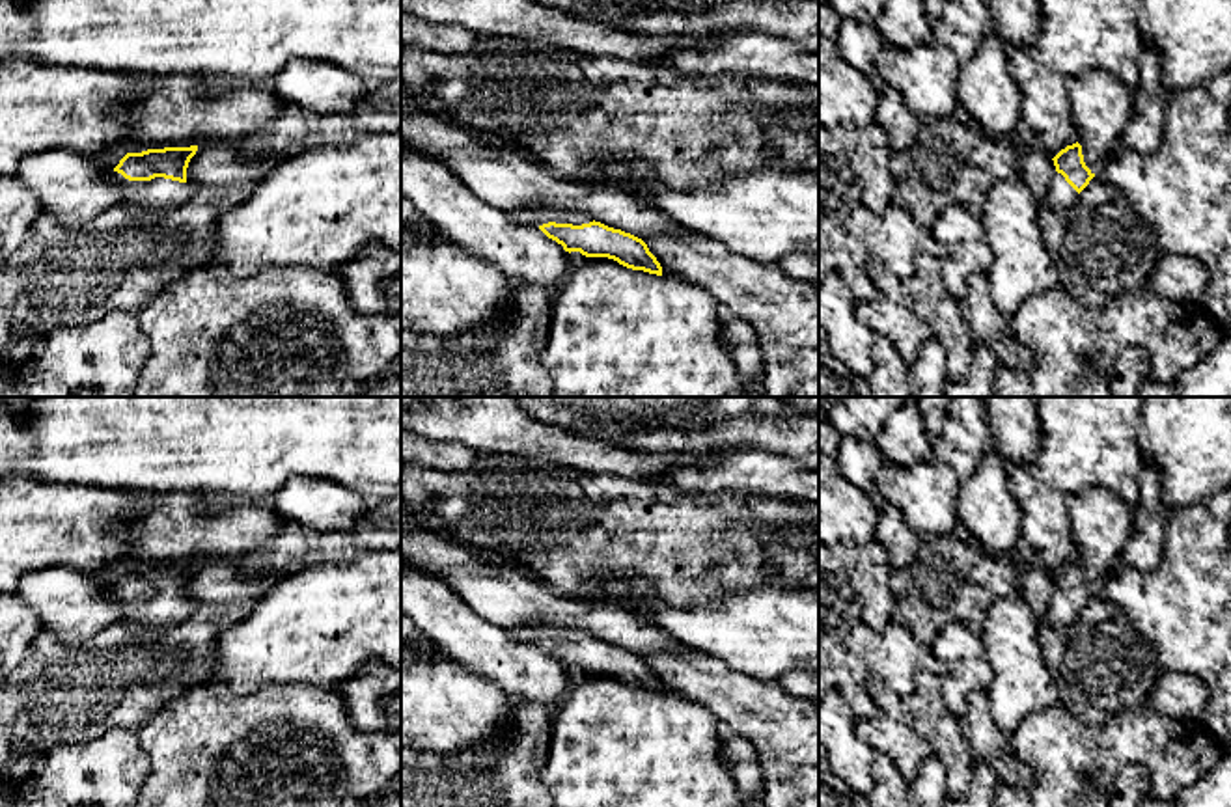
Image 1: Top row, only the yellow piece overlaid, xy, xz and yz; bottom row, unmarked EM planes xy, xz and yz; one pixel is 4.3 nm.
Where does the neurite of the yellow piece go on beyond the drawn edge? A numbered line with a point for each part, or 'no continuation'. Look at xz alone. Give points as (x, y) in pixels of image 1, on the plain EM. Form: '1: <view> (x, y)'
1: xz (541, 632)

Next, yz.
1: yz (1060, 614)

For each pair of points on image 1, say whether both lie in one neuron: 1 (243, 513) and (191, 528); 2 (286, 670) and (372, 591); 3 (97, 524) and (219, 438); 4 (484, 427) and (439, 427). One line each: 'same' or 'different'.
1: same
2: same
3: different
4: same

